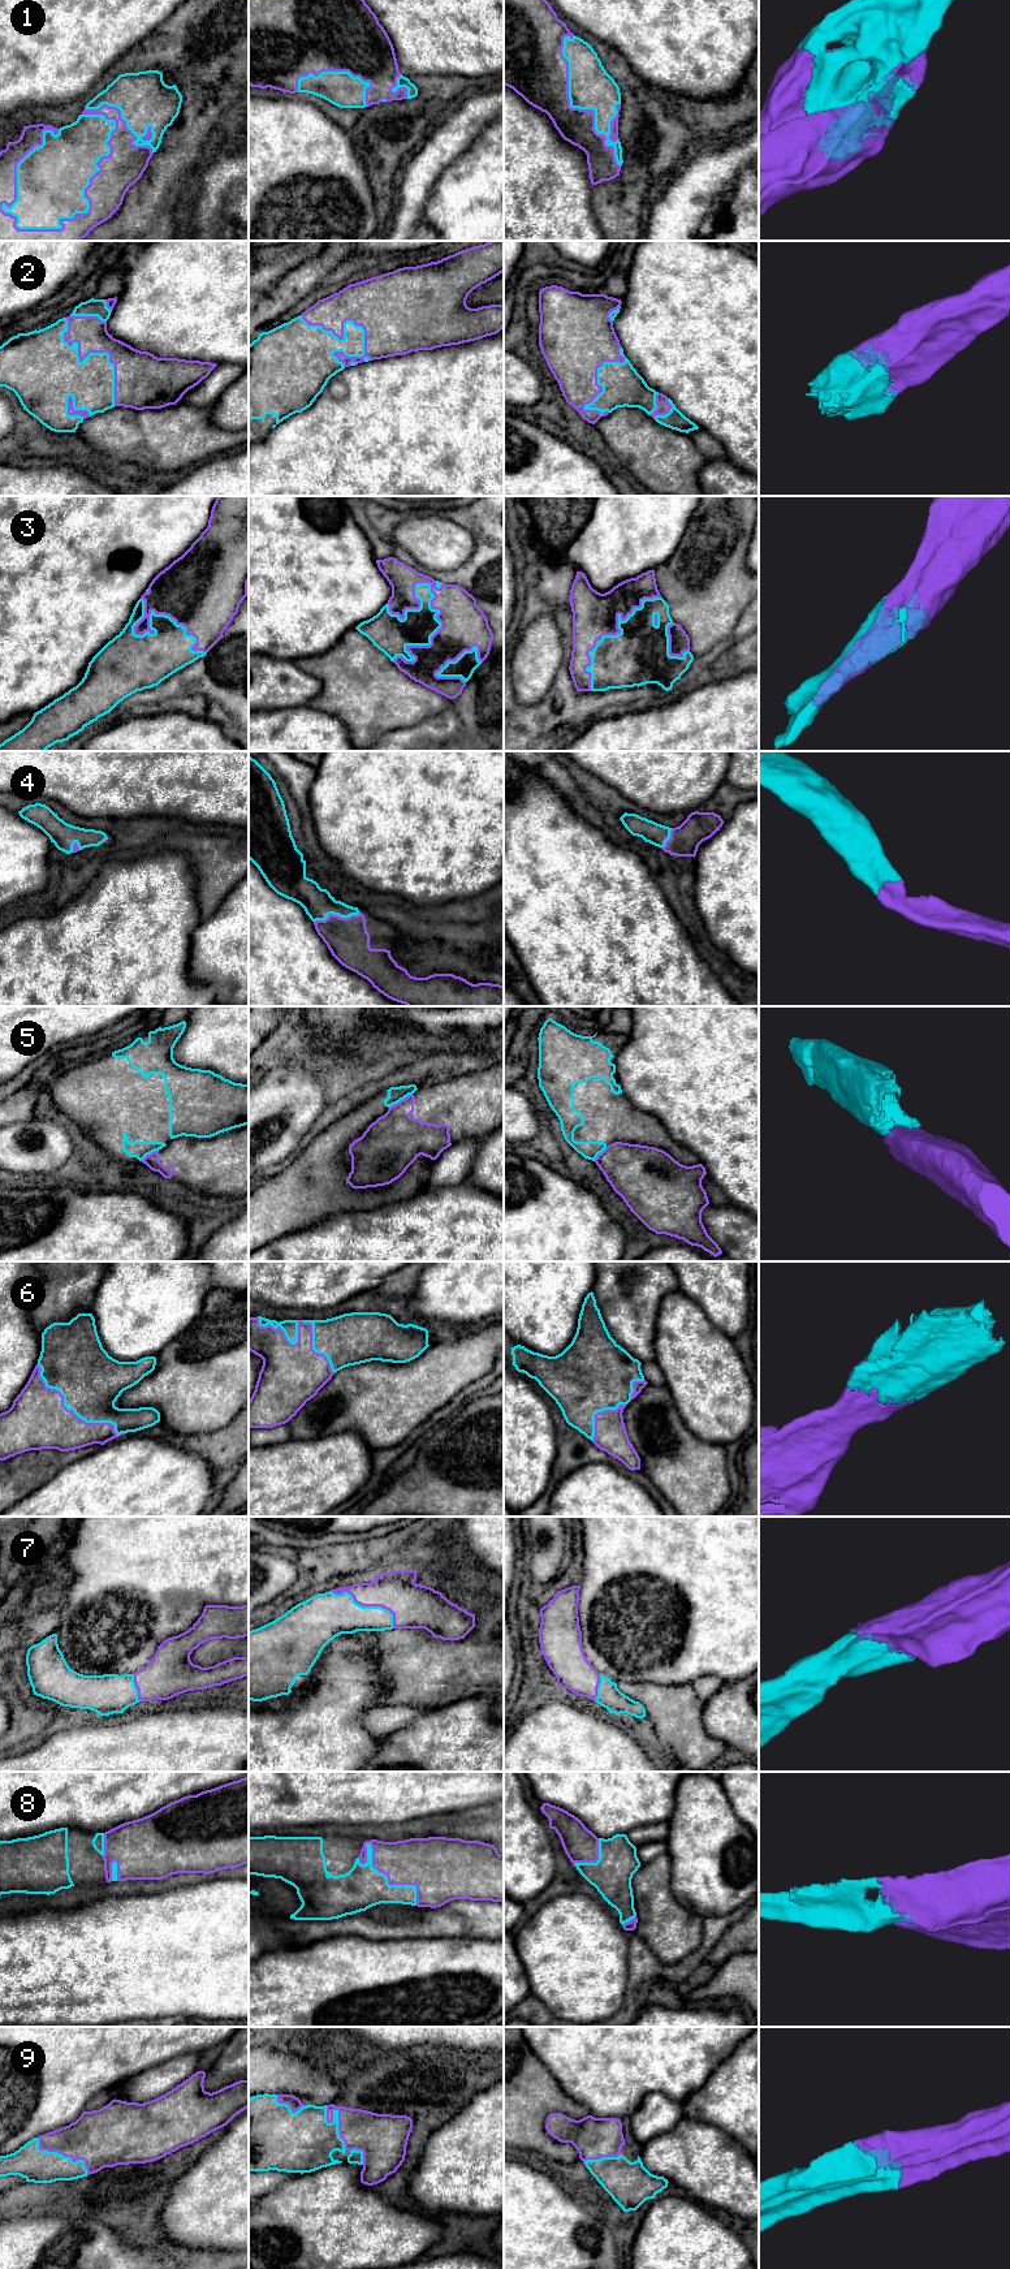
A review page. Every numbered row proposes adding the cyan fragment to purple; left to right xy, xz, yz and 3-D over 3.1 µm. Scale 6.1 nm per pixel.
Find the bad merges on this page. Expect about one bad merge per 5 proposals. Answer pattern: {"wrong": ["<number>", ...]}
{"wrong": ["5"]}

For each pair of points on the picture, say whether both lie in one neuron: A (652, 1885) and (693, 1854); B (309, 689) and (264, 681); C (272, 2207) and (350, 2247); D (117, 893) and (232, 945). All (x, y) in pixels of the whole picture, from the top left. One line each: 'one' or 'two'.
A: two
B: one
C: one
D: two

